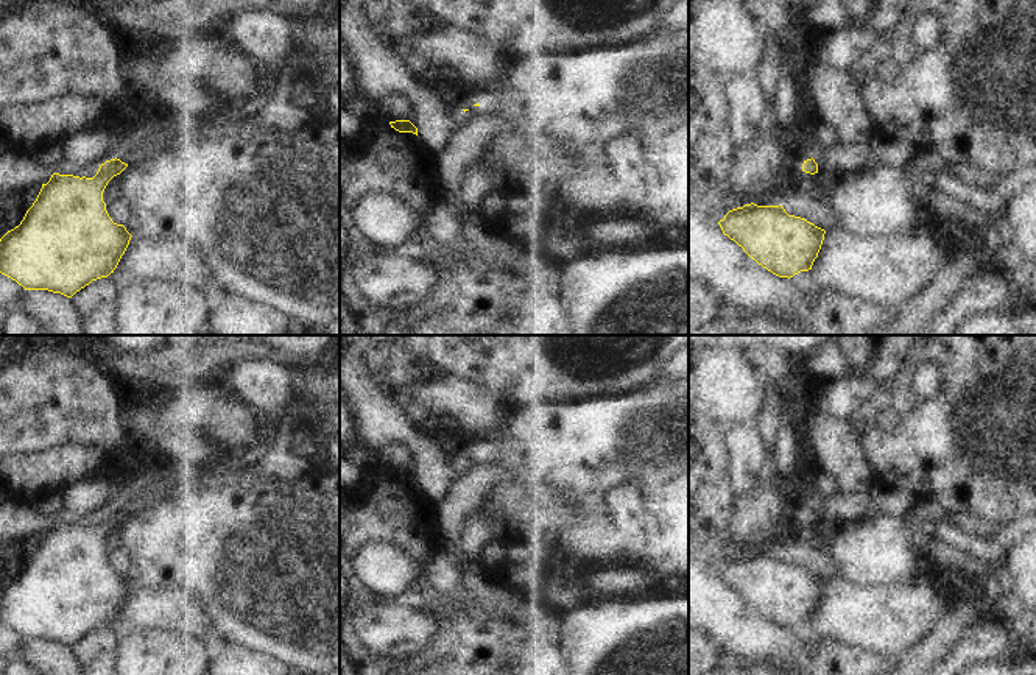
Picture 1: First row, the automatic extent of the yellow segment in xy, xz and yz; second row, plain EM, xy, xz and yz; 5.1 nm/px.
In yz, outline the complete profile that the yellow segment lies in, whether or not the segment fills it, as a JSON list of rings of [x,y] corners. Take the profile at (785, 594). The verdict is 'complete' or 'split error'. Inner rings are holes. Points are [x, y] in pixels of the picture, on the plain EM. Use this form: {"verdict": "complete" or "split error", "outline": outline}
{"verdict": "complete", "outline": [[[745,553],[718,574],[759,614],[788,628],[812,619],[826,583],[805,567],[788,564],[781,553]]]}

